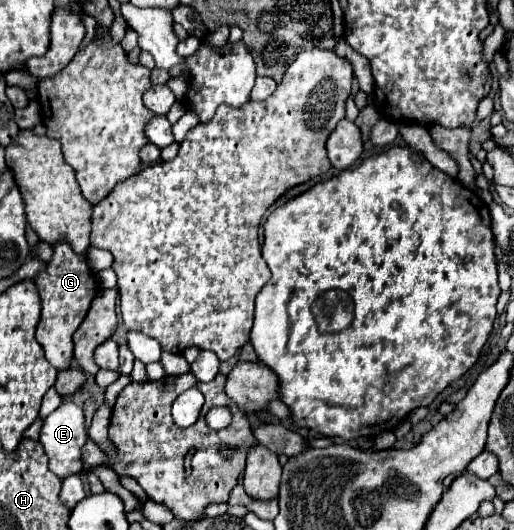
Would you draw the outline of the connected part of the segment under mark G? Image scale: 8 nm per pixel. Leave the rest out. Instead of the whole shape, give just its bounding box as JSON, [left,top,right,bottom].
[34,242,98,370]

